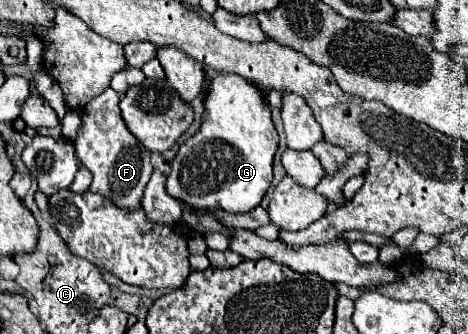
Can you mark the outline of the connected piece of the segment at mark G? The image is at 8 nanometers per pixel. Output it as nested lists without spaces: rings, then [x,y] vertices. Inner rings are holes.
[[[219,73],[215,79],[211,79],[207,87],[205,113],[203,113],[199,131],[179,147],[175,159],[171,161],[171,173],[165,185],[167,193],[199,209],[223,209],[227,213],[249,213],[261,203],[263,195],[271,185],[271,179],[273,179],[271,165],[273,165],[273,155],[277,151],[277,145],[279,145],[279,135],[273,127],[271,109],[265,103],[261,89],[239,75]]]

